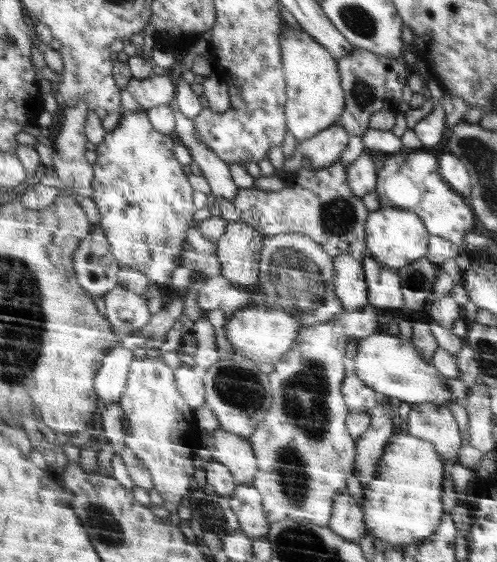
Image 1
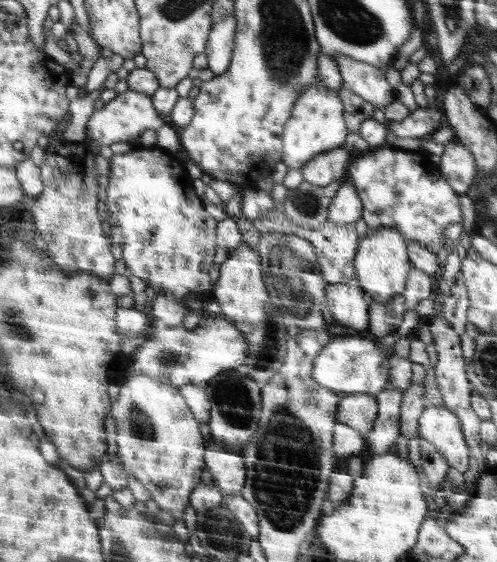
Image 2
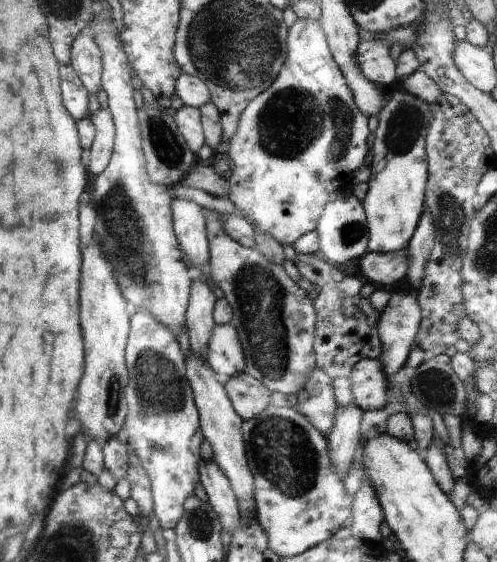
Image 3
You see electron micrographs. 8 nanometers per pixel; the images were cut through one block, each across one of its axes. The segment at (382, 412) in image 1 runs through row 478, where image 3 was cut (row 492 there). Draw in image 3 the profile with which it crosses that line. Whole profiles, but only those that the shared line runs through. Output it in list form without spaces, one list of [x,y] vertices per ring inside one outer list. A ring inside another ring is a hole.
[[[362,478],[360,490],[355,495],[357,501],[353,509],[352,536],[364,542],[379,544],[382,541],[380,526],[385,519],[376,494],[367,484],[366,478]]]

